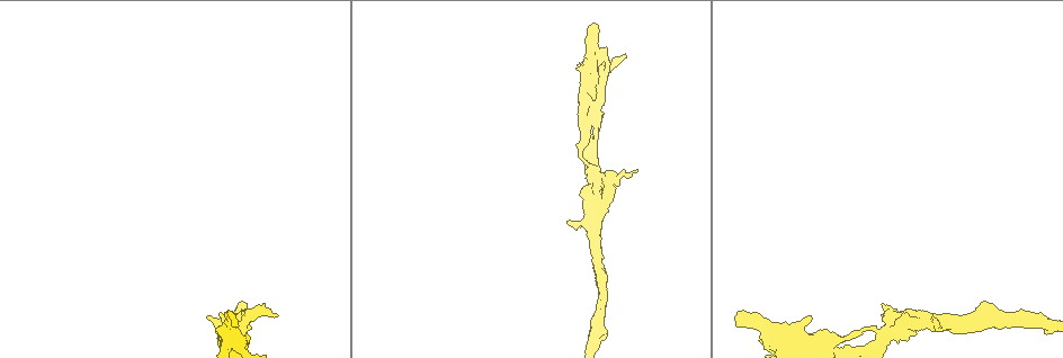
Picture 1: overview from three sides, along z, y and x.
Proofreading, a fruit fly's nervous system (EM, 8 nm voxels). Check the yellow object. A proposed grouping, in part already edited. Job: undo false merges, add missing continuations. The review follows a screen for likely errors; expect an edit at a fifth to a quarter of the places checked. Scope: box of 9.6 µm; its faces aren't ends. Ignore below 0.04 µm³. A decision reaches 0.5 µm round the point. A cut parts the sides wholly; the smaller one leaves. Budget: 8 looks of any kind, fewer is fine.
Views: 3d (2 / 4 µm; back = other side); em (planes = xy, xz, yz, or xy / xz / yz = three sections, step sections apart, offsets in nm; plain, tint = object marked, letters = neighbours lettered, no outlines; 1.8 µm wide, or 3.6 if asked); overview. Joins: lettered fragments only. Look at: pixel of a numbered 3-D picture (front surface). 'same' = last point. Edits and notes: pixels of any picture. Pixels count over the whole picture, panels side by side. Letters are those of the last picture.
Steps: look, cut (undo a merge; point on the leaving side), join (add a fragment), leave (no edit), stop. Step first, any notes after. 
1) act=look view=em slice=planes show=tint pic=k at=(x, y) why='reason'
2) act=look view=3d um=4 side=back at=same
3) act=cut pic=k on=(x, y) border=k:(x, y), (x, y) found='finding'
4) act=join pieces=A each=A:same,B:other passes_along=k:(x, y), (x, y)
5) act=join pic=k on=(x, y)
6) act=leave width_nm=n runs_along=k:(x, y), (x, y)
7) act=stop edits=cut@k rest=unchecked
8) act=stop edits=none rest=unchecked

act=look view=3d um=4 pic=1 at=(811, 315) why='free end'

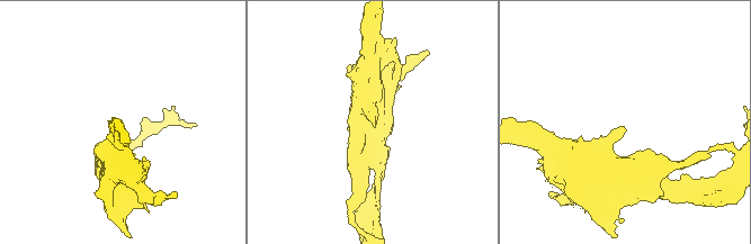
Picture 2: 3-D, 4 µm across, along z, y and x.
act=look view=em slice=xy step=8 show=letters pic=2 at=(622, 127)

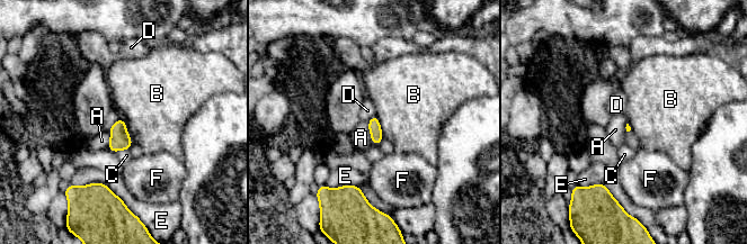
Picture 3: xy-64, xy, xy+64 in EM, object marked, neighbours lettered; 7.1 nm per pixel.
act=look view=em slice=planes show=letters at=same

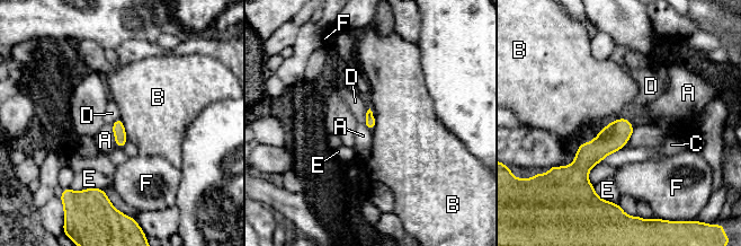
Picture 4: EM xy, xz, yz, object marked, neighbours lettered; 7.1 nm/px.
act=leave each=A:other,B:other,C:other,D:other,E:other,F:other runs_along=4:(624, 121), (580, 167), (580, 175) found='no lettered fragment goes on from it'

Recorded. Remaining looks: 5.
act=look view=em slice=planes show=letters pic=1 at=(737, 320) why='free end'

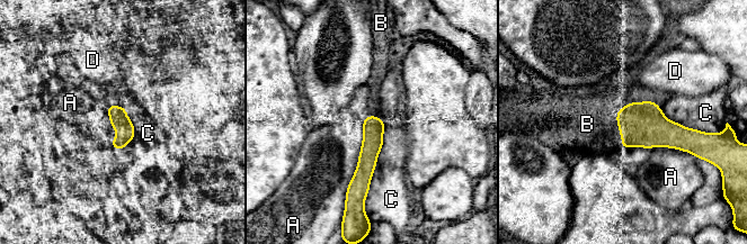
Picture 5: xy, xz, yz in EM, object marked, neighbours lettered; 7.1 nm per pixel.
act=join pieces=B each=A:other,B:same,C:other,D:other found='the cell continues'

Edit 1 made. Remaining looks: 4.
act=look view=3d um=4 pic=1 at=(275, 315) why='free end'

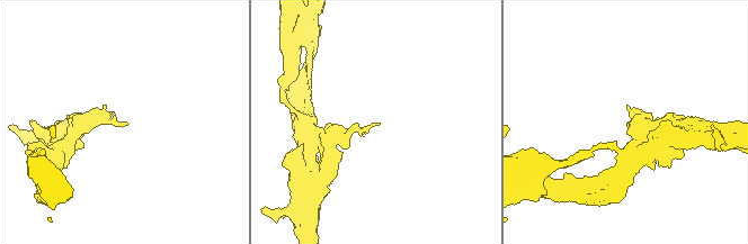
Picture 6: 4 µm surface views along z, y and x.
act=look view=em slice=yz step=4 show=tint pic=6 at=(378, 123) why='now the EM'

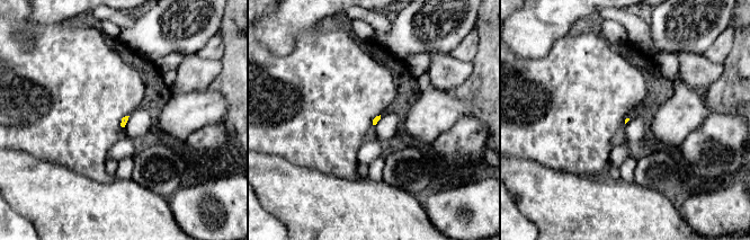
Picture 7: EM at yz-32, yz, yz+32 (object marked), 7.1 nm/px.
act=look view=em slice=planes show=letters at=same

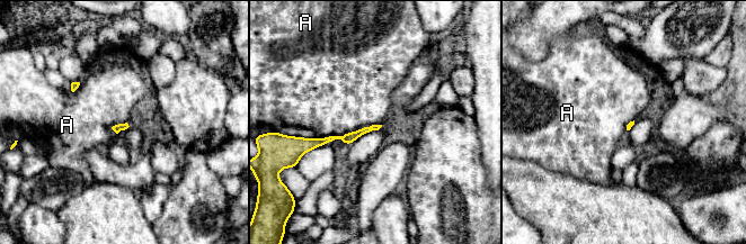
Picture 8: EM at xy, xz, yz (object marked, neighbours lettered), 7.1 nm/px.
act=leave longest_contact=A:600nm each=A:other border=8:(381, 124), (342, 135), (298, 137) found='none of them fits'

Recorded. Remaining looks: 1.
act=stop edits=join@5 rest=unchecked

